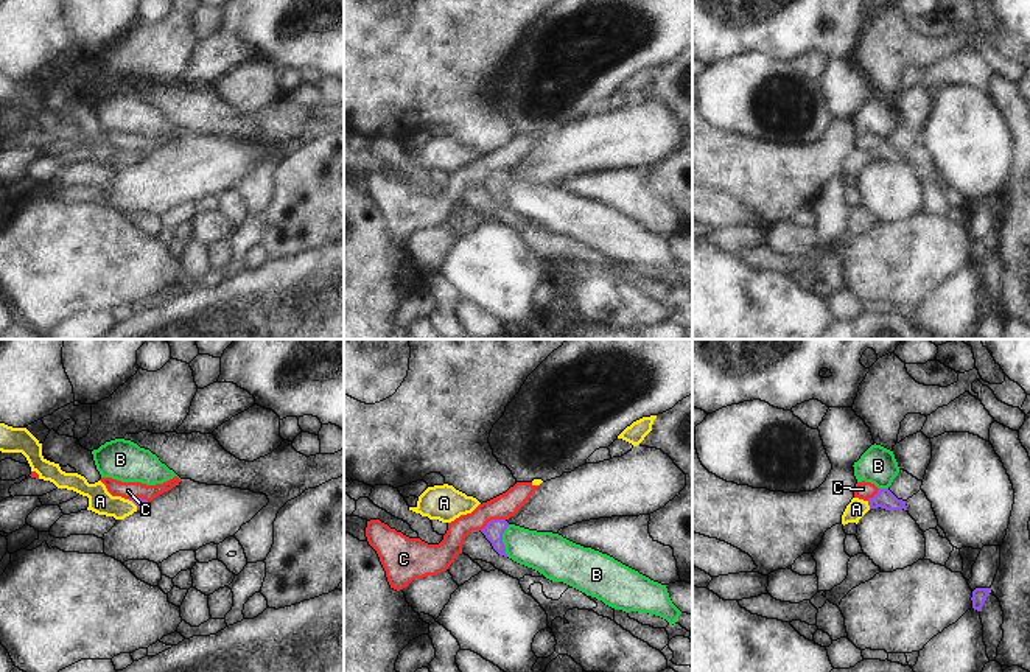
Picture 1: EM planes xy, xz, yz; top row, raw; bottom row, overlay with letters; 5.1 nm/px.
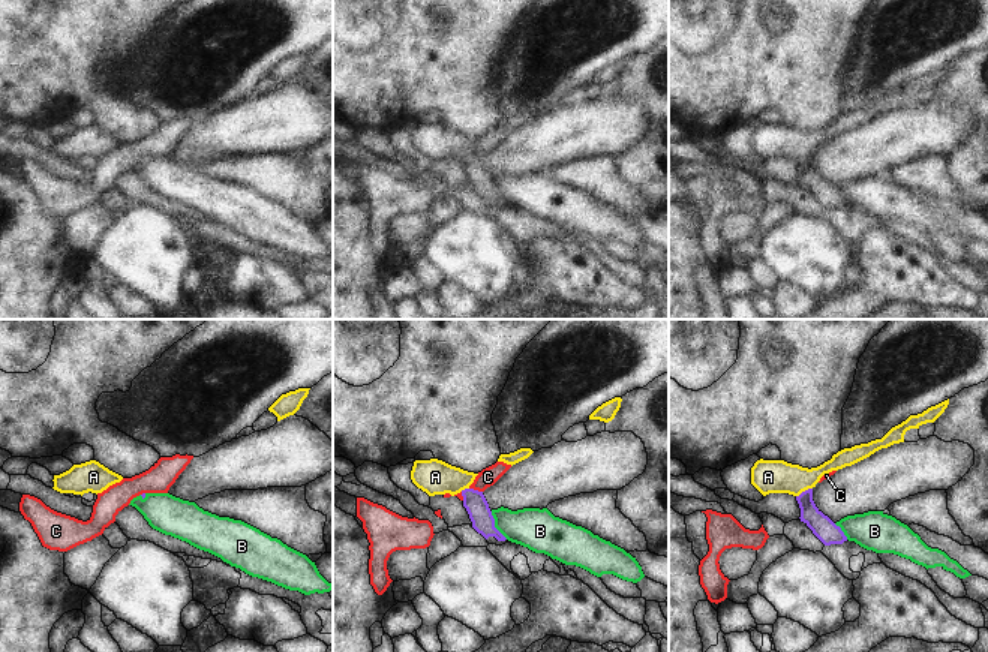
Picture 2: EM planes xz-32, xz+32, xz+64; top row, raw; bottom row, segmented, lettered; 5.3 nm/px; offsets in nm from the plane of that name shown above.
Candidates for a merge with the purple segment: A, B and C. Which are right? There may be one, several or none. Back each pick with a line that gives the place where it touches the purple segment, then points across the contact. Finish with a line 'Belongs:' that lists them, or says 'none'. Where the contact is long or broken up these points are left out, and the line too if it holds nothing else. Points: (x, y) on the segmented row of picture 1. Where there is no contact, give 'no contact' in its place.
A: meets purple in yz at (868, 504); runs through yz (884, 498), (868, 504), (856, 509)
Belongs: A

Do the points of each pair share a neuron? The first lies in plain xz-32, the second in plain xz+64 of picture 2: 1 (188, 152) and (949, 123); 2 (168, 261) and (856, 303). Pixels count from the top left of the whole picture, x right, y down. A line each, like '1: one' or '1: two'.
1: one
2: two

